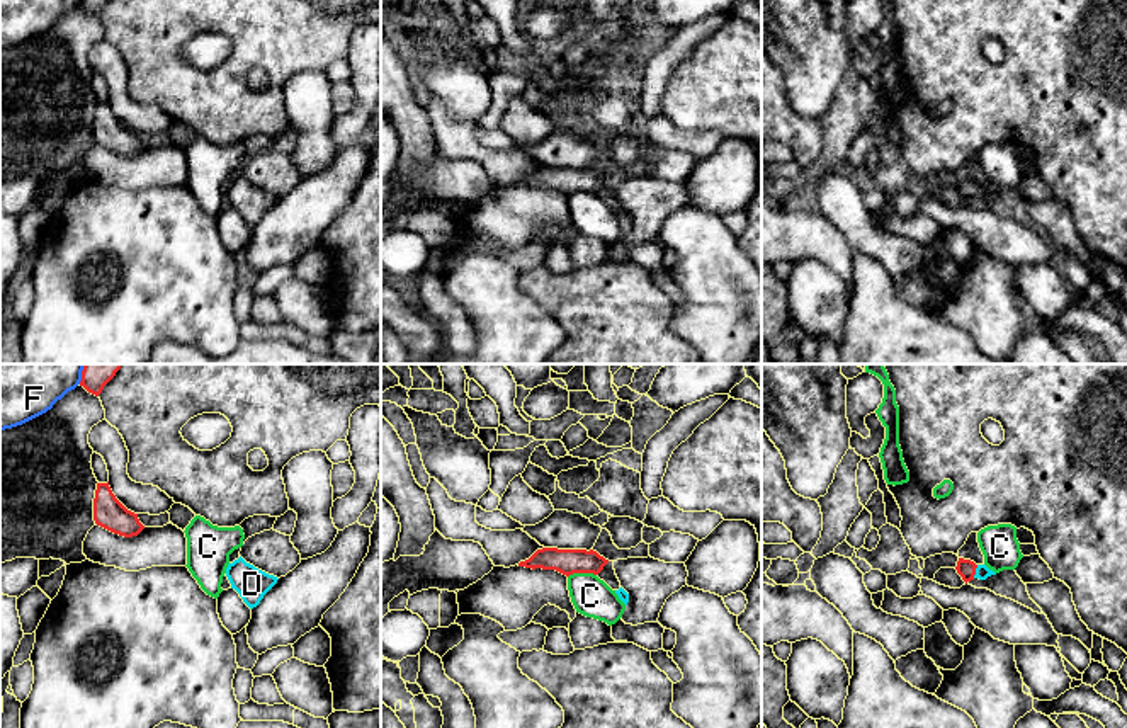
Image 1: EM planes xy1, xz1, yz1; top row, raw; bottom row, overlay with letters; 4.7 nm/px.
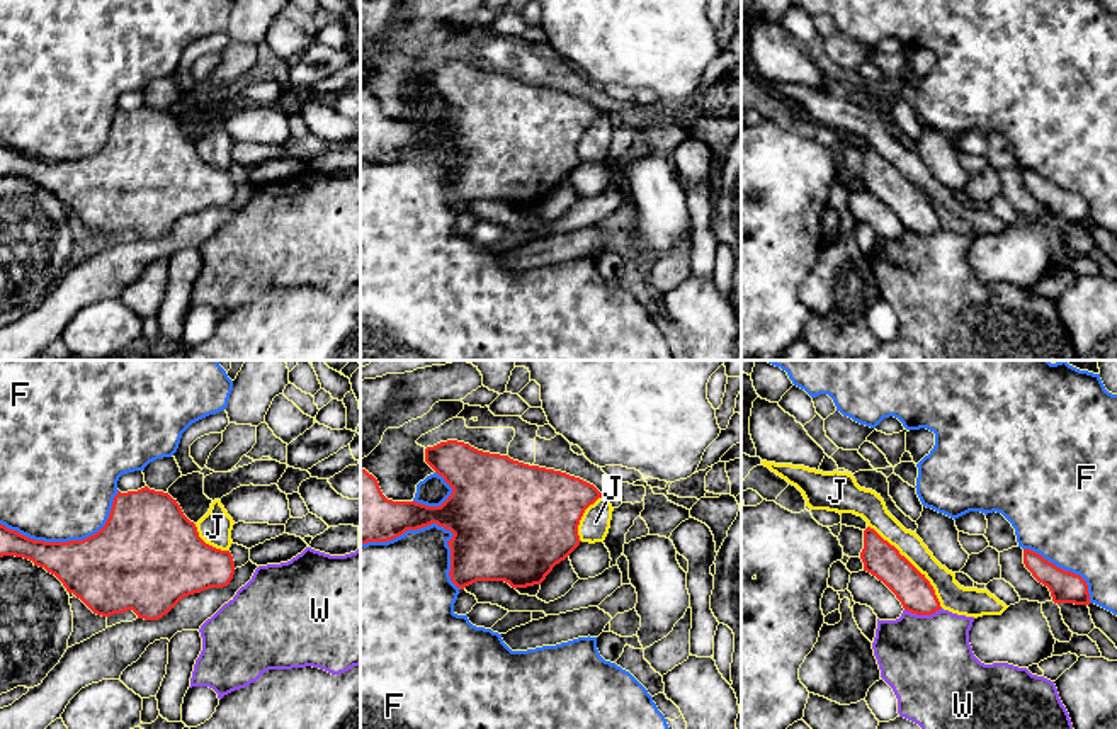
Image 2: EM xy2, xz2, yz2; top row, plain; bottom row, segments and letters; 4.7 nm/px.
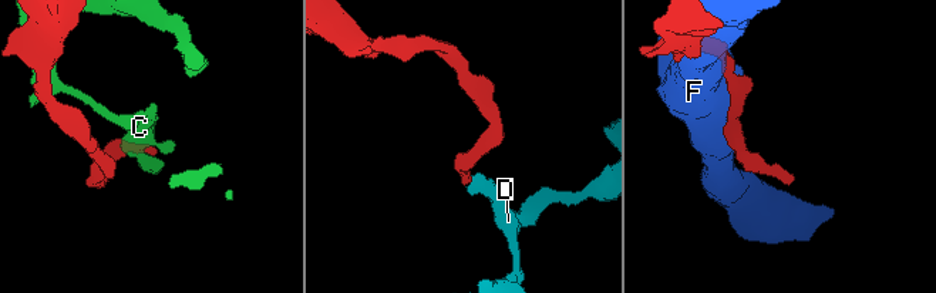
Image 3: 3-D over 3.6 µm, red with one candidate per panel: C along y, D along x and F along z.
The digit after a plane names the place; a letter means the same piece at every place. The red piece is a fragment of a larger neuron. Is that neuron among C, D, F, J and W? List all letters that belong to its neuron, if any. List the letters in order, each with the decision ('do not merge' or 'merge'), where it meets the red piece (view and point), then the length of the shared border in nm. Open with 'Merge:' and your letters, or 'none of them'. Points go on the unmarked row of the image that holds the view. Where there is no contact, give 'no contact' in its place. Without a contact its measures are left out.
Merge: D
C: do not merge; contact xz1 (582, 191); length 140 nm
D: merge; contact yz1 (974, 191); length 70 nm
F: do not merge; contact xz2 (436, 141); length 550 nm
J: do not merge; contact yz2 (912, 184); length 550 nm
W: do not merge; contact yz2 (922, 233); length 180 nm

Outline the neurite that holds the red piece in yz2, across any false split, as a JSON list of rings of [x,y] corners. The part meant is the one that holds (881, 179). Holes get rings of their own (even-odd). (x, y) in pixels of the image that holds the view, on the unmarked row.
[[[870,146],[864,150],[860,178],[864,190],[882,201],[904,229],[916,235],[932,235],[942,228],[925,194]]]

